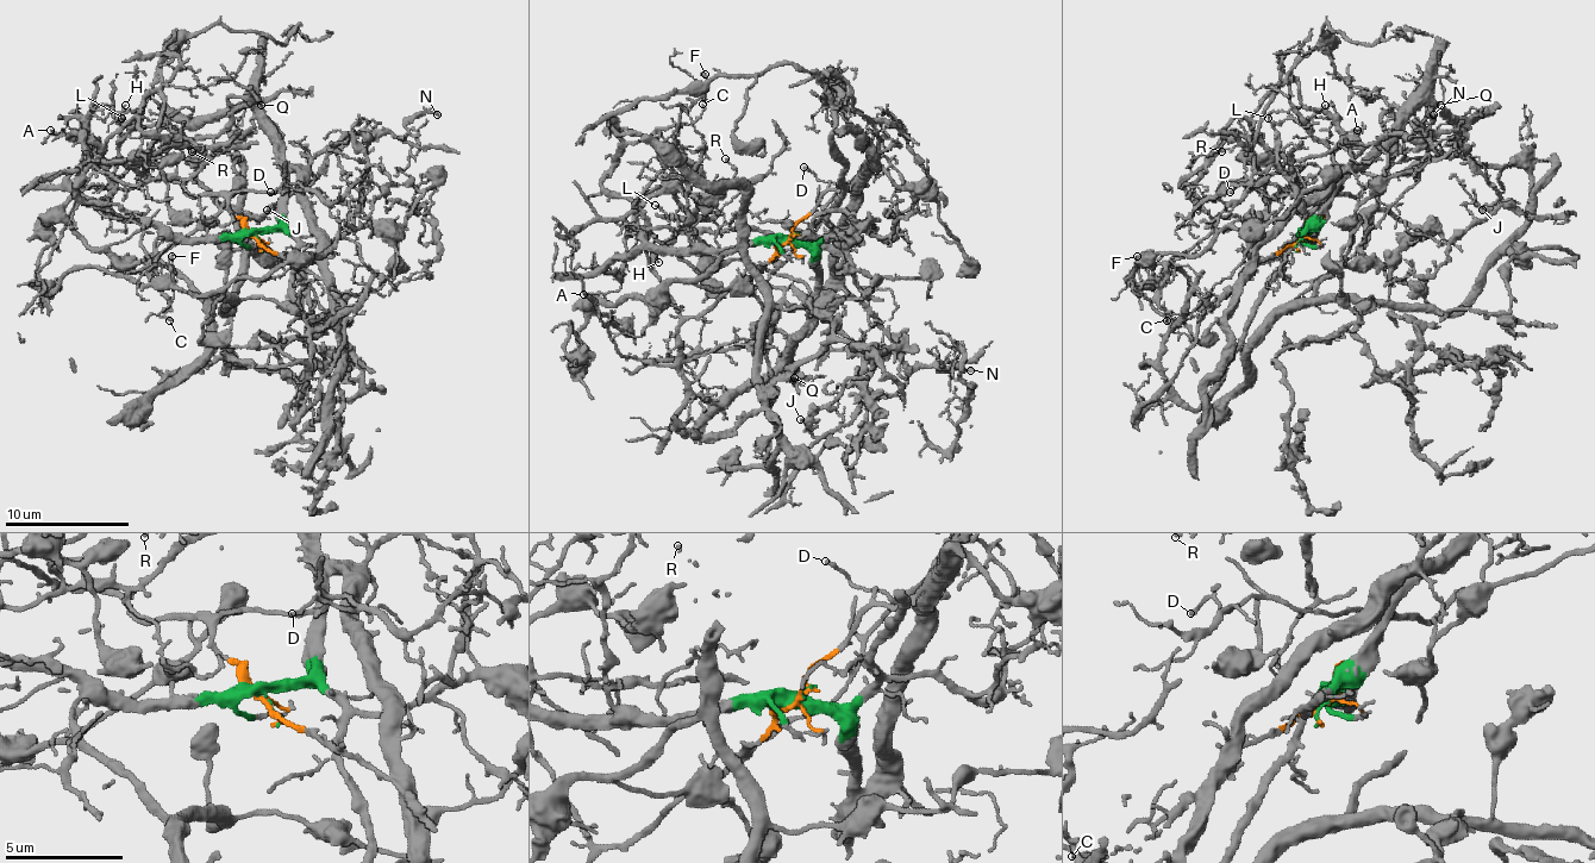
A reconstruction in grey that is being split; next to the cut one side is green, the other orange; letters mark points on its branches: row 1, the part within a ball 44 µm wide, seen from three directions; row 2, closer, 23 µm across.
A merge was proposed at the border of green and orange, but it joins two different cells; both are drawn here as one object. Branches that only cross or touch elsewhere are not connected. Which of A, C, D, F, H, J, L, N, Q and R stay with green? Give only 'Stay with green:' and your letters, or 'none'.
Stay with green: A, C, F, J, N, Q, R

